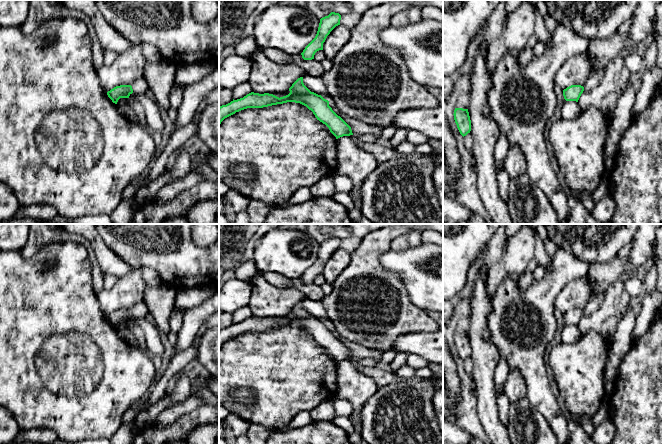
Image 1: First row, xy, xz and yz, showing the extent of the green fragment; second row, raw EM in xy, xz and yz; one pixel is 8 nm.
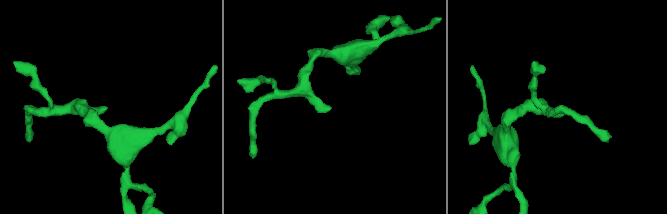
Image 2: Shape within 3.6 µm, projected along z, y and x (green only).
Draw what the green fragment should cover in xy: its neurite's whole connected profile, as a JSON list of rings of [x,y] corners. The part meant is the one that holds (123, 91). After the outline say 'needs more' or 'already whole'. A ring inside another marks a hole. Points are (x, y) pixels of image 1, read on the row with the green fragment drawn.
[[[143,78],[137,80],[131,85],[120,85],[116,86],[107,92],[108,97],[113,103],[117,104],[120,98],[129,98],[132,93],[137,95],[150,94],[151,88],[148,81]]] | needs more

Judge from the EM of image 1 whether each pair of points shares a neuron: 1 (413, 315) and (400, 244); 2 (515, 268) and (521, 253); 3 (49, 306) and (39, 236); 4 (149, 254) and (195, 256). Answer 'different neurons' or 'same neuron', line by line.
1: different neurons
2: same neuron
3: different neurons
4: same neuron

